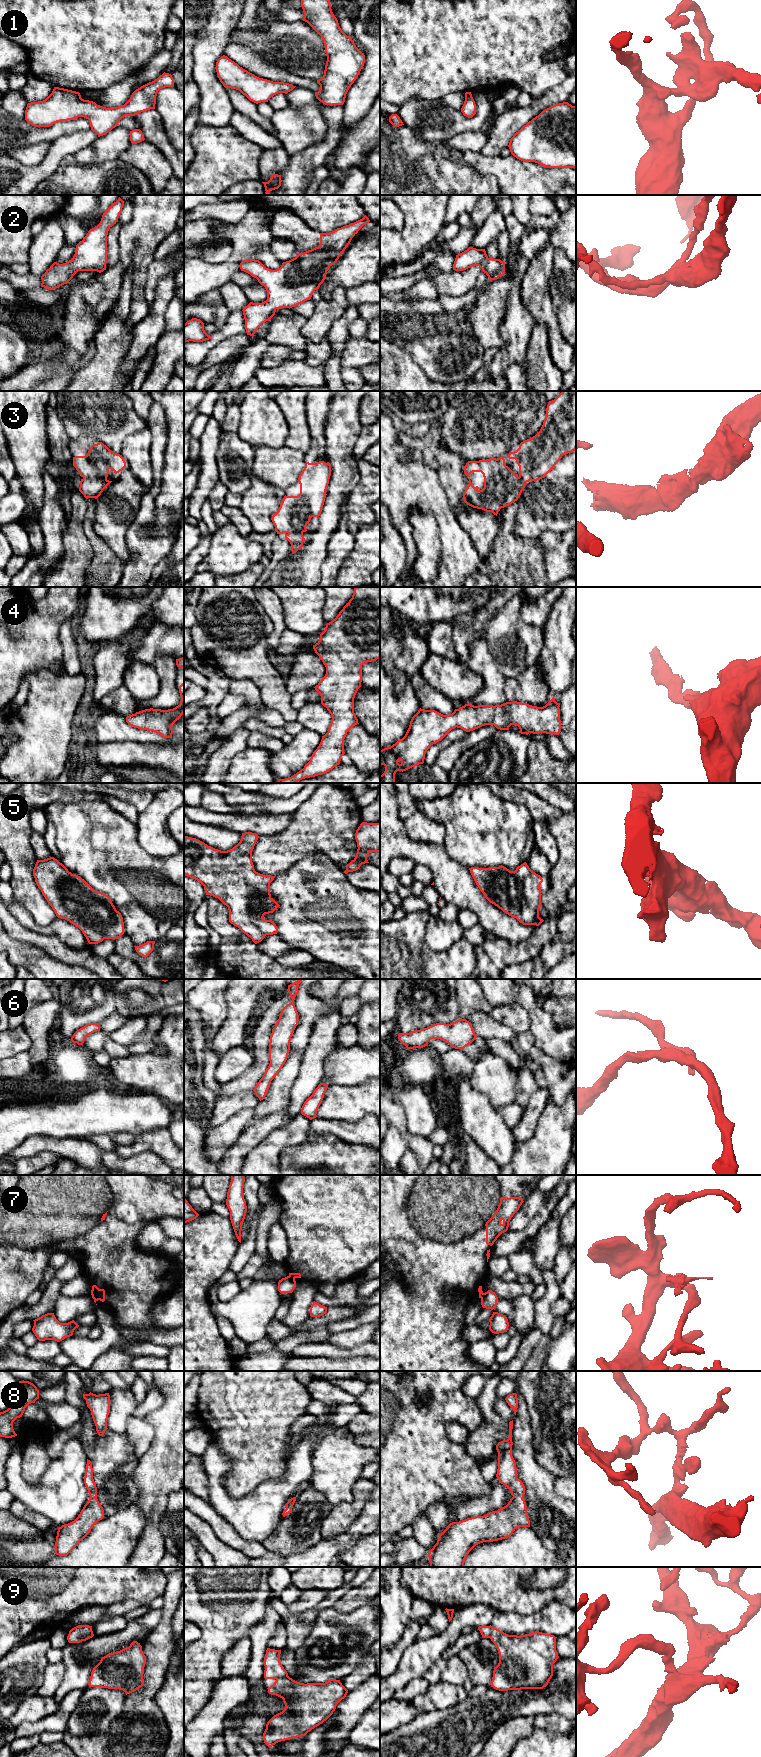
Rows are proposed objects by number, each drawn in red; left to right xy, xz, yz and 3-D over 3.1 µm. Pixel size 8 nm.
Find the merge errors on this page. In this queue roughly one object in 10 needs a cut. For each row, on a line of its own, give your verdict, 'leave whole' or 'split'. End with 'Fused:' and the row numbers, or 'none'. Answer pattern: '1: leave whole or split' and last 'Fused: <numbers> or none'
1: leave whole
2: leave whole
3: leave whole
4: leave whole
5: leave whole
6: leave whole
7: split
8: leave whole
9: leave whole
Fused: 7

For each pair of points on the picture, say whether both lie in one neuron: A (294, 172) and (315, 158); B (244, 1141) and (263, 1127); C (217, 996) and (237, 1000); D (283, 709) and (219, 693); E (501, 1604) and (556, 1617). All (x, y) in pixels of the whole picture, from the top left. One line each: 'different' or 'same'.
A: same
B: same
C: different
D: different
E: different

